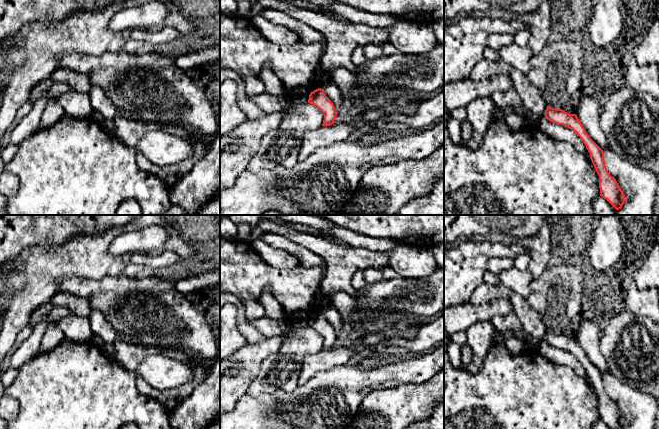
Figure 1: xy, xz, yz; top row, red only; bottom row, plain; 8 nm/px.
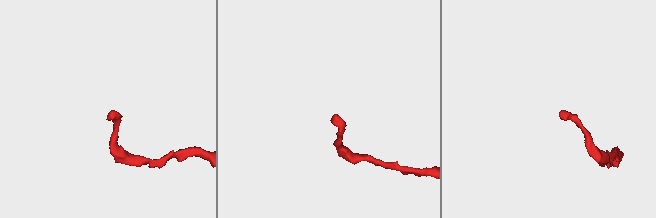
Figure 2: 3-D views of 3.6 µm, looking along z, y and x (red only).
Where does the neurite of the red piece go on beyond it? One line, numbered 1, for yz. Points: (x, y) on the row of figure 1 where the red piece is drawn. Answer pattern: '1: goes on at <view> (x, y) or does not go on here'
1: does not go on here

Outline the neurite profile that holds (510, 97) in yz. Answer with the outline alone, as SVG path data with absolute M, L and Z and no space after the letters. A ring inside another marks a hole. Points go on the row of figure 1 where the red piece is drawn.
M510 88L503 92L496 92L492 94L490 98L497 107L512 106L519 116L523 119L526 118L525 107L523 106L522 101L515 89Z

